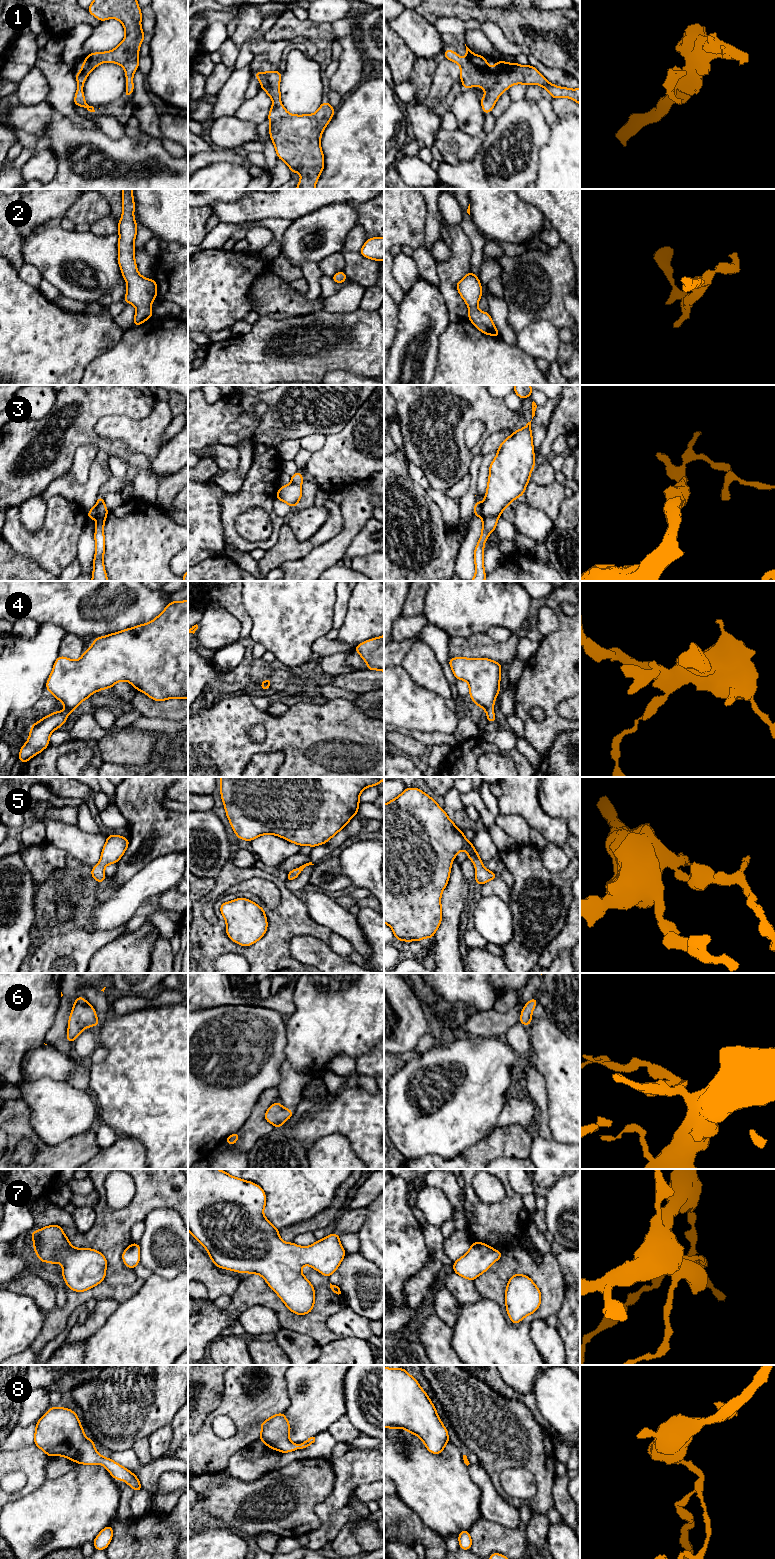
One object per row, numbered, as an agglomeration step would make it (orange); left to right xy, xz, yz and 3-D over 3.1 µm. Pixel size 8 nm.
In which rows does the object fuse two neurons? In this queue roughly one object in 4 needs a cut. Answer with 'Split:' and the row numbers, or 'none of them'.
Split: 3

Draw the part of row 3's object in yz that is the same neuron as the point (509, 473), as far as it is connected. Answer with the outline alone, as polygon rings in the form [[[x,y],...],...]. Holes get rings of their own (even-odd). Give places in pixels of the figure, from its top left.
[[[531,421],[522,429],[515,430],[497,449],[497,456],[489,467],[482,504],[483,517],[501,515],[513,500],[525,492],[536,465]]]

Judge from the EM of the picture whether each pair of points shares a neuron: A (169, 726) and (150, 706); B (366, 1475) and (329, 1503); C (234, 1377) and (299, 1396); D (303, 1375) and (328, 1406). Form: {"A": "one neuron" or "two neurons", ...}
{"A": "two neurons", "B": "one neuron", "C": "two neurons", "D": "one neuron"}

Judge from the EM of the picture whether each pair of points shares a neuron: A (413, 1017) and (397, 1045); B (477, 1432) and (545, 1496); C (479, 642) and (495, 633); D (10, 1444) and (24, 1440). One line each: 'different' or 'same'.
A: same
B: same
C: different
D: same

